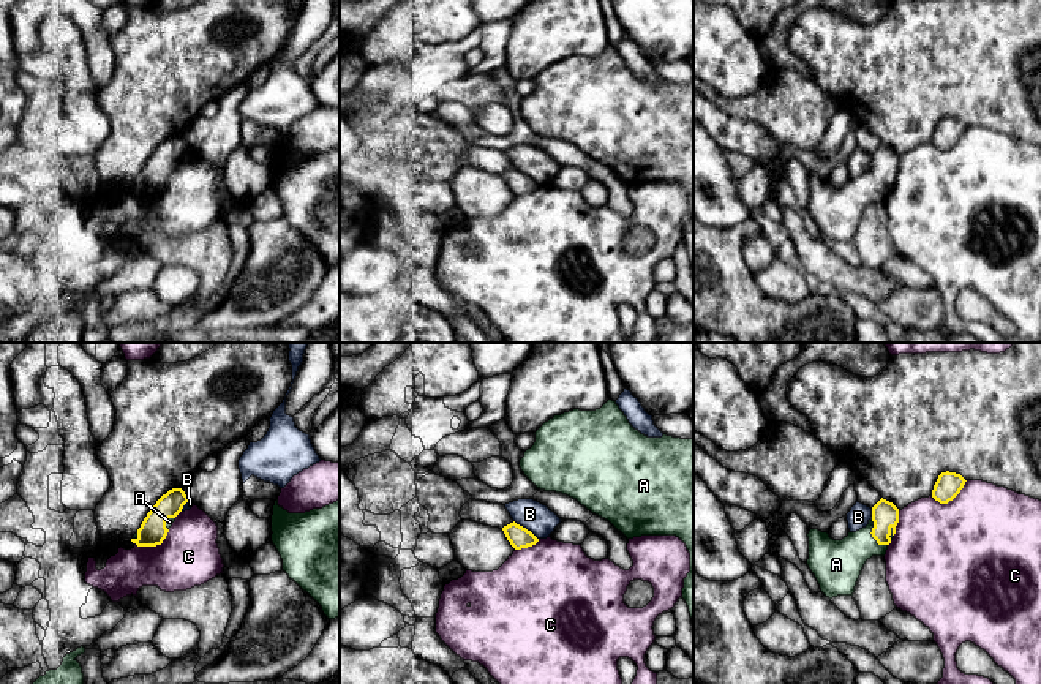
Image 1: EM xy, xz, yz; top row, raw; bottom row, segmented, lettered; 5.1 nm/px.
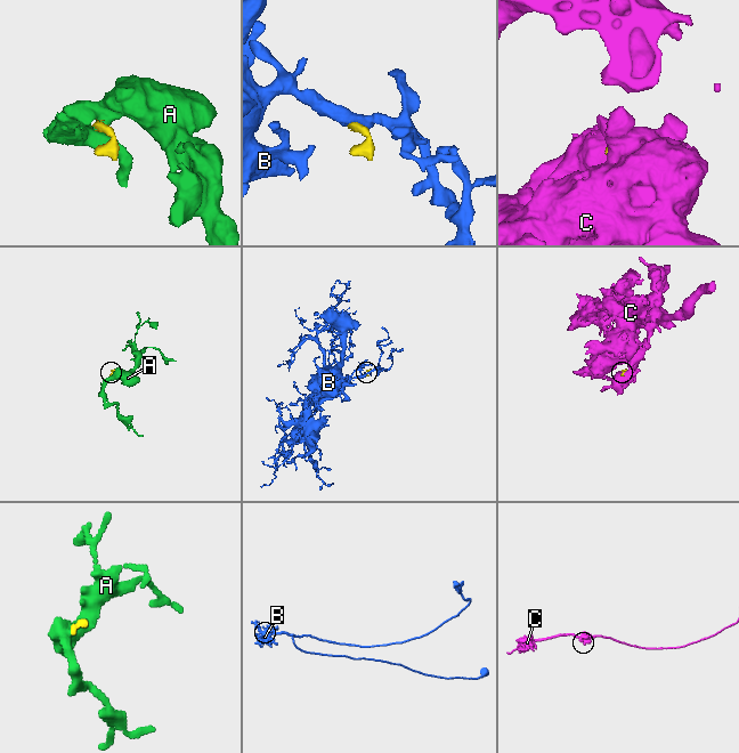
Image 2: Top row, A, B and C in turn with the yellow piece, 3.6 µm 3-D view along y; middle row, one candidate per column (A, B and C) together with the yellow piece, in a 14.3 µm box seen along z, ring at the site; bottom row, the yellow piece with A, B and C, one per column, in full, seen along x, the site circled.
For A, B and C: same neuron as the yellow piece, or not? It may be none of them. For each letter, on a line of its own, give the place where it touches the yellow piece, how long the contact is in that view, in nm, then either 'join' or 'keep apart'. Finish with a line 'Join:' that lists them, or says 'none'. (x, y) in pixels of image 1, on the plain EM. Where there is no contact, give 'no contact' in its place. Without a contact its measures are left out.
A: yz (872, 182) | 170 nm | join
B: xz (525, 174) | 160 nm | keep apart
C: xy (154, 191) | 200 nm | keep apart
Join: A

